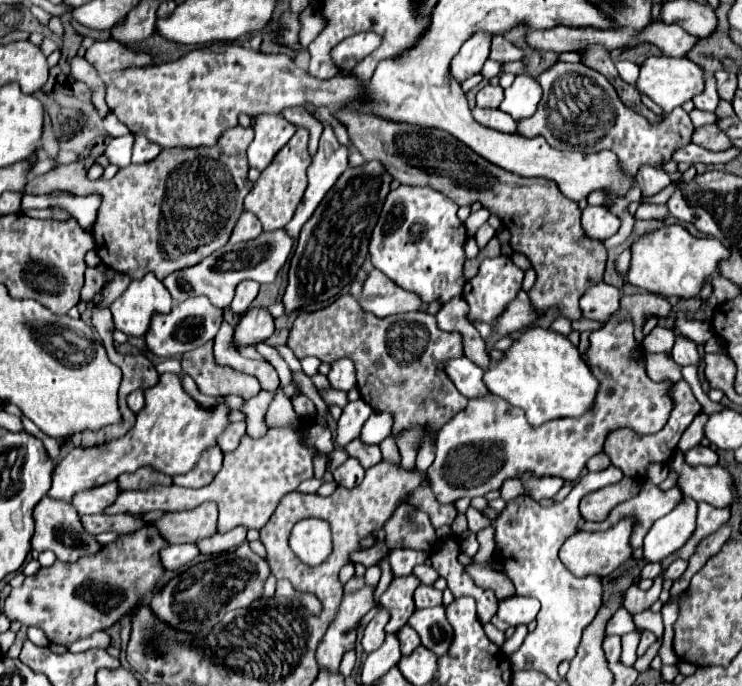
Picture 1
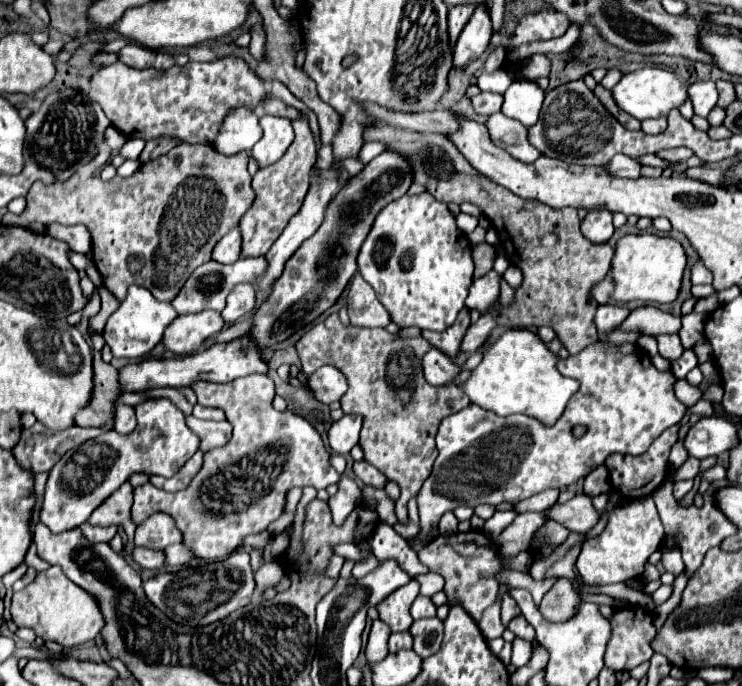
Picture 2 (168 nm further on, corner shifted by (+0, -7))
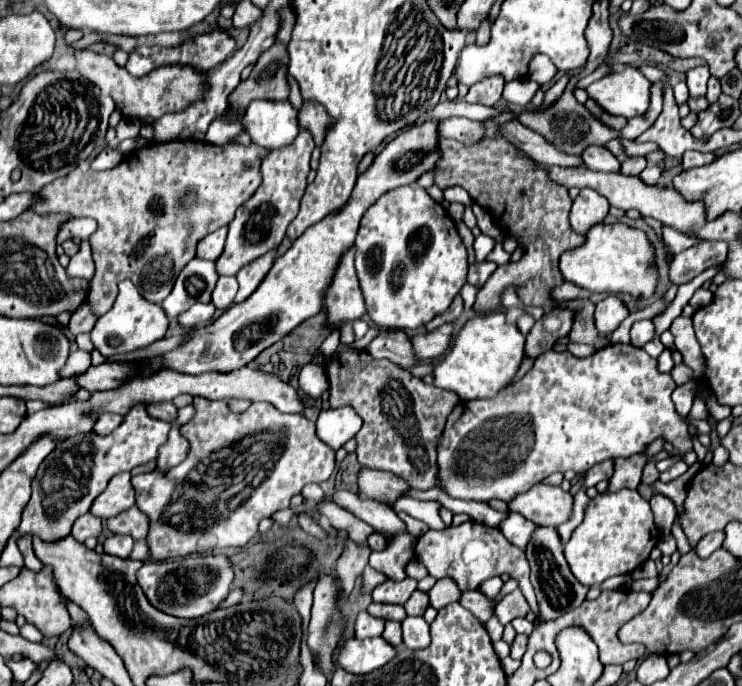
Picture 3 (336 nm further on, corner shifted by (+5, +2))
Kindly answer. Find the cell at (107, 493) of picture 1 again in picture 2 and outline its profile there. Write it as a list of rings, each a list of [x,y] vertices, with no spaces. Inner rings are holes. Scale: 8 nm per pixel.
[[[124,482],[108,500],[104,500],[104,504],[100,504],[100,508],[96,508],[96,512],[92,512],[90,516],[90,524],[94,526],[122,526],[124,532],[128,534],[128,542],[123,547],[123,552],[131,554],[134,548],[134,534],[136,524],[130,516],[130,508],[132,508],[132,486],[130,482]]]

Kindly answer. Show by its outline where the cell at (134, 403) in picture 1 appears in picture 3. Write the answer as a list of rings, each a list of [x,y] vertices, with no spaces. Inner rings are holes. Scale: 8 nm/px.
[[[103,413],[103,415],[97,419],[93,431],[99,433],[99,435],[107,435],[107,433],[111,433],[115,427],[119,427],[121,421],[123,421],[121,415],[115,415],[115,413]]]

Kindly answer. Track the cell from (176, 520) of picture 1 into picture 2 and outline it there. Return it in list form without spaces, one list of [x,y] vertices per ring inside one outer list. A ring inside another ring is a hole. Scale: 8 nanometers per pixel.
[[[152,514],[142,524],[138,524],[134,534],[134,544],[152,548],[152,550],[164,550],[170,544],[180,542],[180,532],[174,524],[174,520],[168,514]]]

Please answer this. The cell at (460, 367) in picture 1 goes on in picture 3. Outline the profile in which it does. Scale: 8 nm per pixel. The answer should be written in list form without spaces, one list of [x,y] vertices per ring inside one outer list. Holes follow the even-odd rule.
[[[385,329],[379,337],[375,337],[367,349],[375,359],[391,359],[393,363],[409,369],[419,365],[419,359],[411,355],[411,339],[405,331],[399,329]]]

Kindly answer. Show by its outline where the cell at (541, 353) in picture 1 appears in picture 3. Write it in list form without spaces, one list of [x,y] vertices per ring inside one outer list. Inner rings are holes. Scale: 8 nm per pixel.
[[[503,311],[473,317],[453,339],[449,353],[435,365],[435,385],[459,393],[463,401],[493,399],[499,391],[513,385],[513,379],[525,357],[525,335],[515,323],[505,319]]]

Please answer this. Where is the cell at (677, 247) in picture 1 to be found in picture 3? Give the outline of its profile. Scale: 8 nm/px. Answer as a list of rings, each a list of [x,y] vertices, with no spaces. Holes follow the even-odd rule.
[[[599,223],[589,229],[587,241],[561,255],[559,269],[565,281],[571,281],[591,293],[629,293],[635,299],[649,299],[657,287],[655,247],[647,233],[627,227],[625,223]]]

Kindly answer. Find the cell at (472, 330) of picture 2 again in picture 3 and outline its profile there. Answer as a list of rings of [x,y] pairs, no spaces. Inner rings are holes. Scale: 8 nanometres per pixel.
[[[453,323],[441,325],[439,329],[425,335],[411,335],[415,355],[421,361],[443,357],[447,353],[447,347],[451,345],[451,339],[453,339]]]

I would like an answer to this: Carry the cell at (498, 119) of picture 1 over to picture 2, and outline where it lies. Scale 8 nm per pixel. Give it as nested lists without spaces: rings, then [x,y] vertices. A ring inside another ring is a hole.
[[[498,112],[488,118],[486,126],[490,130],[492,142],[504,146],[520,162],[534,162],[540,156],[540,152],[528,142],[526,126],[522,126],[518,120],[506,118],[502,112]]]

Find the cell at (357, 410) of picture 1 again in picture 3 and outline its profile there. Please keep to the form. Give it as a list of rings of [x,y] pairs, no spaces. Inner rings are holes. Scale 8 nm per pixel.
[[[353,407],[323,409],[317,419],[317,437],[337,451],[361,429],[361,423]]]

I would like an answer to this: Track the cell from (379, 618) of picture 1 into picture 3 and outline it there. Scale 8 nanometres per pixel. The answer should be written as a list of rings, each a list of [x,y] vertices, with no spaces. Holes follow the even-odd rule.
[[[365,611],[365,613],[359,613],[357,623],[355,623],[355,637],[357,637],[357,639],[377,637],[377,635],[383,633],[383,625],[385,625],[385,619],[373,617],[373,615],[369,615],[367,611]]]

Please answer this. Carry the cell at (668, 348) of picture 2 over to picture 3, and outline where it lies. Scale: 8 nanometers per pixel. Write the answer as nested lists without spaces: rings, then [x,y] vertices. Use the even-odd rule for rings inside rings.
[[[643,319],[643,321],[633,323],[633,327],[631,327],[631,343],[635,347],[643,347],[653,337],[655,337],[655,327],[653,327],[653,323],[649,319]]]

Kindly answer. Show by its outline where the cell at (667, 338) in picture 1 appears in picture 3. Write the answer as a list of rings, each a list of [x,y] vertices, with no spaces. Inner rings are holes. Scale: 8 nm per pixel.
[[[689,381],[685,385],[679,385],[675,391],[673,391],[673,403],[677,407],[677,413],[681,417],[687,417],[689,409],[691,409],[691,403],[693,403],[693,397],[695,397],[695,389],[697,389],[697,383]]]

